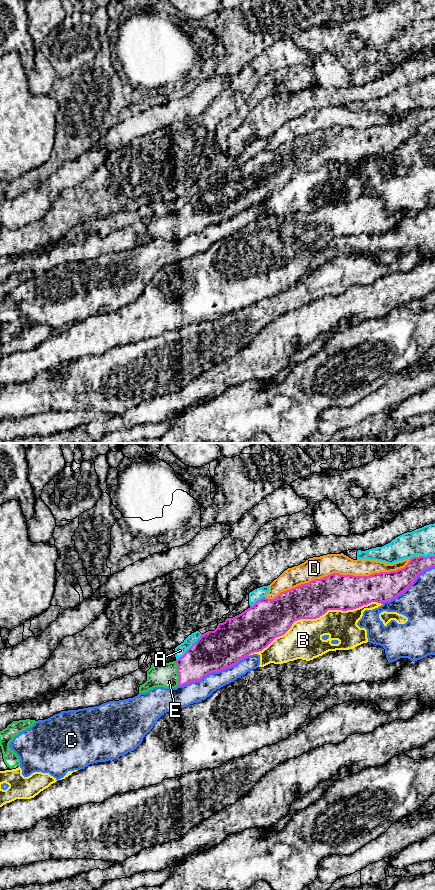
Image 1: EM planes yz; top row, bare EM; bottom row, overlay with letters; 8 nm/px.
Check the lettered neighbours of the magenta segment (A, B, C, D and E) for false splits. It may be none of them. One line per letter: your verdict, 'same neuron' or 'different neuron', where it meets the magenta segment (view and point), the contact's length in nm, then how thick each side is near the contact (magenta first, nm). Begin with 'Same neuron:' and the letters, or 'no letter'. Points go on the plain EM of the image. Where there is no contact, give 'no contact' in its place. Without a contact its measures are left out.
Same neuron: E
A: different neuron; meets magenta in yz at (189, 200); contact 300 nm long; 320 nm thick on the magenta side, 90 nm on the other
B: different neuron; meets magenta in yz at (313, 170); contact 1150 nm long; 300 nm thick on the magenta side, 300 nm on the other
C: different neuron; meets magenta in yz at (213, 223); contact 600 nm long; 320 nm thick on the magenta side, 160 nm on the other
D: different neuron; meets magenta in yz at (339, 126); contact 1250 nm long; 280 nm thick on the magenta side, 180 nm on the other
E: same neuron; meets magenta in yz at (177, 224); contact 200 nm long; 280 nm thick on the magenta side, 190 nm on the other

